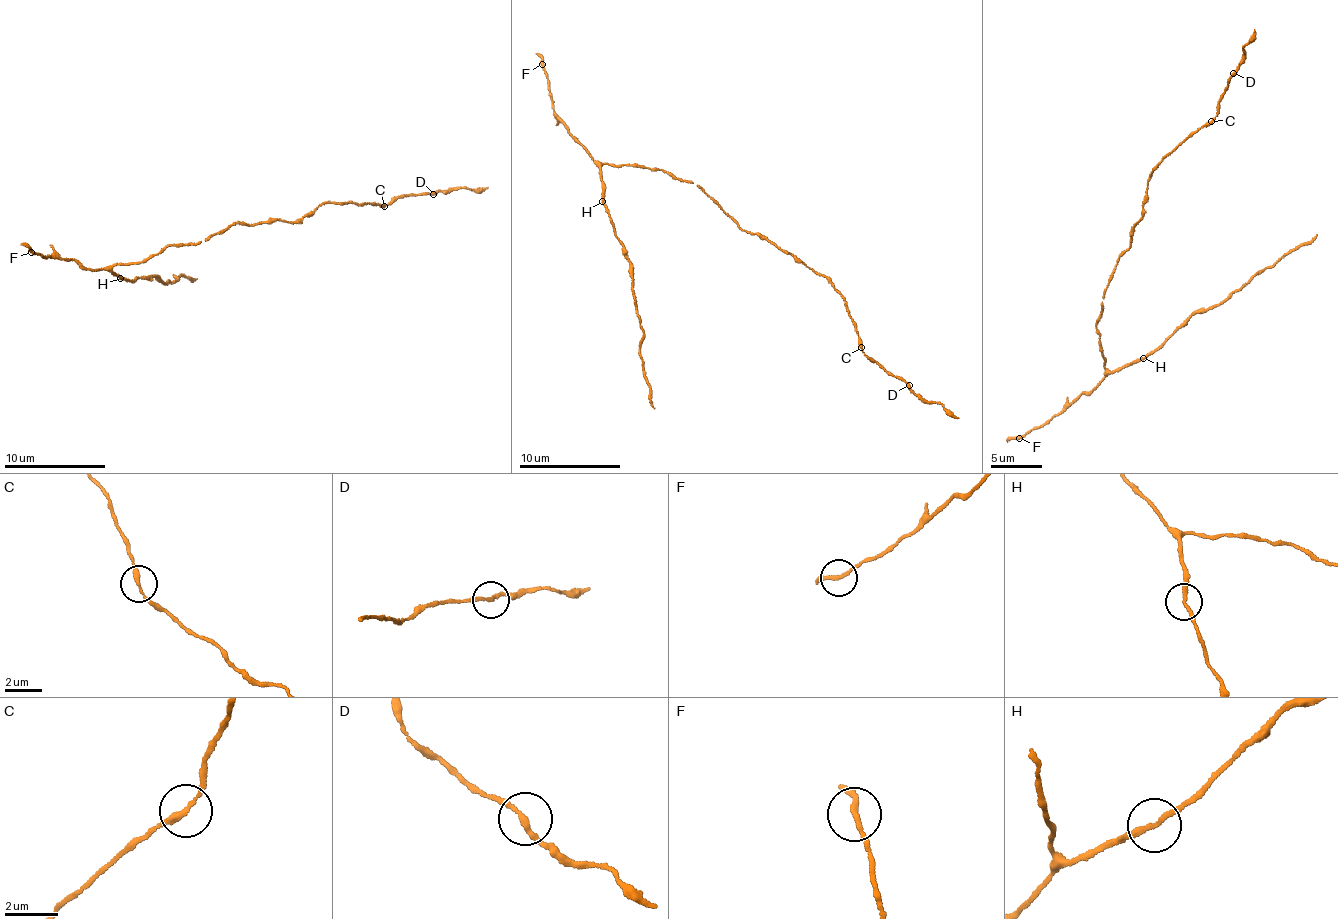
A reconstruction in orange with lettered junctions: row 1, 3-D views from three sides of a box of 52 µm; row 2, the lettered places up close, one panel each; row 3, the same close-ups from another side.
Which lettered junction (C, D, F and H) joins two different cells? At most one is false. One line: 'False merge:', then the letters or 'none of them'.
False merge: H

